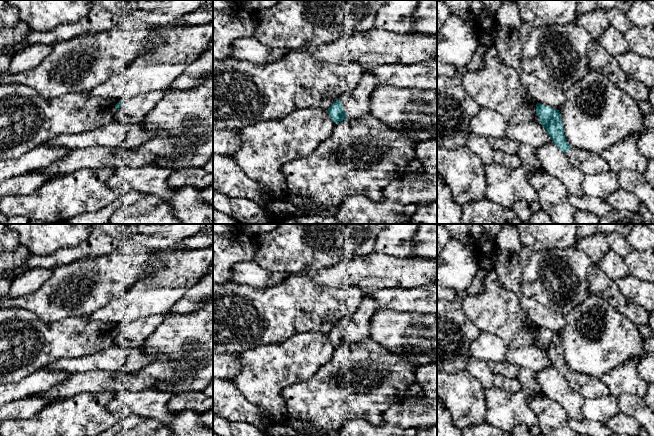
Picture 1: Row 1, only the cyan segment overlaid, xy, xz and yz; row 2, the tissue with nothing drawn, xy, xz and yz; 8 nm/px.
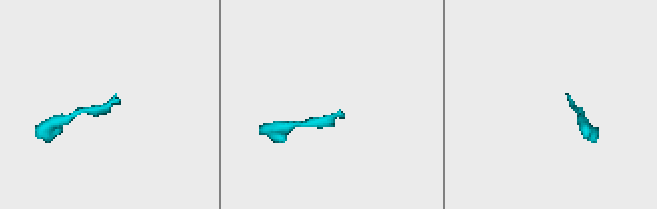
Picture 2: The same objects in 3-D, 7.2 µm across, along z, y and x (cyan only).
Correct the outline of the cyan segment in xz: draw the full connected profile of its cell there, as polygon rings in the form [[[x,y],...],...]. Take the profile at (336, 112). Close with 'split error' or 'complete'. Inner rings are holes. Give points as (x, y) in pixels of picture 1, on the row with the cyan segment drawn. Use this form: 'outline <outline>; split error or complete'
outline [[[365,69],[358,85],[339,96],[328,108],[328,114],[335,124],[346,119],[360,118],[369,112],[370,99],[377,89],[378,79],[369,69]]]; split error

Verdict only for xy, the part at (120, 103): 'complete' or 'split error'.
split error

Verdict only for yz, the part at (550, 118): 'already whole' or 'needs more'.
needs more

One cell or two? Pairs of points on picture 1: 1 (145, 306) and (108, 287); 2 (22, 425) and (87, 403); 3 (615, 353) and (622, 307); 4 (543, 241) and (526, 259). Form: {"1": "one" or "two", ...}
{"1": "two", "2": "one", "3": "two", "4": "two"}

